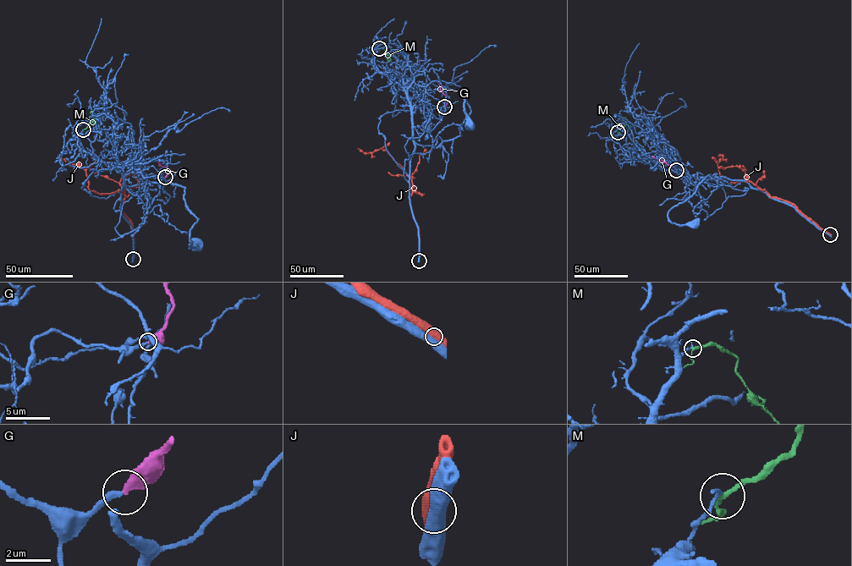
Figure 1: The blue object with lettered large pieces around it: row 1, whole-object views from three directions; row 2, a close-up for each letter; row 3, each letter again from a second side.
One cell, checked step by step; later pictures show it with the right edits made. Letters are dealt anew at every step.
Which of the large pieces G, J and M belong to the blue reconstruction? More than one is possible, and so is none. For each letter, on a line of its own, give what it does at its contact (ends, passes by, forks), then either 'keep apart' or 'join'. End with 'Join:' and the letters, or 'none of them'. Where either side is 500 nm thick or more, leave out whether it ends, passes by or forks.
G: it ends there; join
J: keep apart
M: it passes by; keep apart
Join: G

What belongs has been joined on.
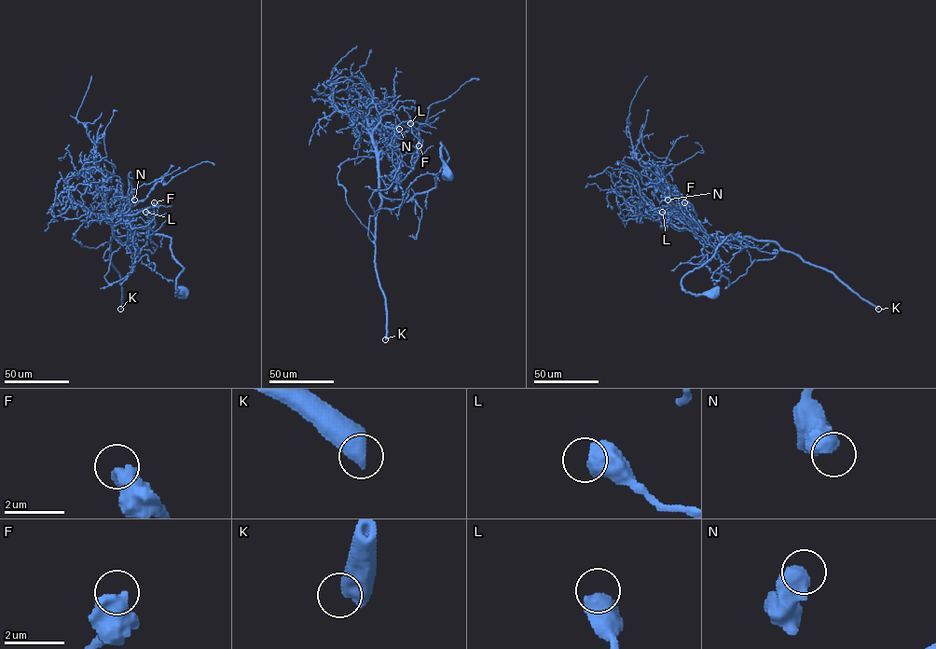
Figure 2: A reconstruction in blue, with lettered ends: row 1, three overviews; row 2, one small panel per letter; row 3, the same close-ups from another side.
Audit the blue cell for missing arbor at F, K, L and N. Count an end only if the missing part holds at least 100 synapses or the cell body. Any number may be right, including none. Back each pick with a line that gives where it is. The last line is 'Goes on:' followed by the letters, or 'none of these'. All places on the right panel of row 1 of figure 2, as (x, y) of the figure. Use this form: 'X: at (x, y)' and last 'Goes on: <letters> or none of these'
K: at (878, 309)
Goes on: K

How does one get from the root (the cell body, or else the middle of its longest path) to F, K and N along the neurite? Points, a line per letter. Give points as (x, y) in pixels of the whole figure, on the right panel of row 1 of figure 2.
F: (712, 295), (687, 292), (681, 279), (727, 236), (779, 247), (729, 283), (684, 202)
K: (712, 295), (687, 292), (681, 279), (738, 232), (735, 237), (774, 241), (832, 271), (878, 309)
N: (712, 295), (687, 292), (681, 279), (727, 236), (776, 242), (750, 247), (707, 235), (692, 204), (667, 200)

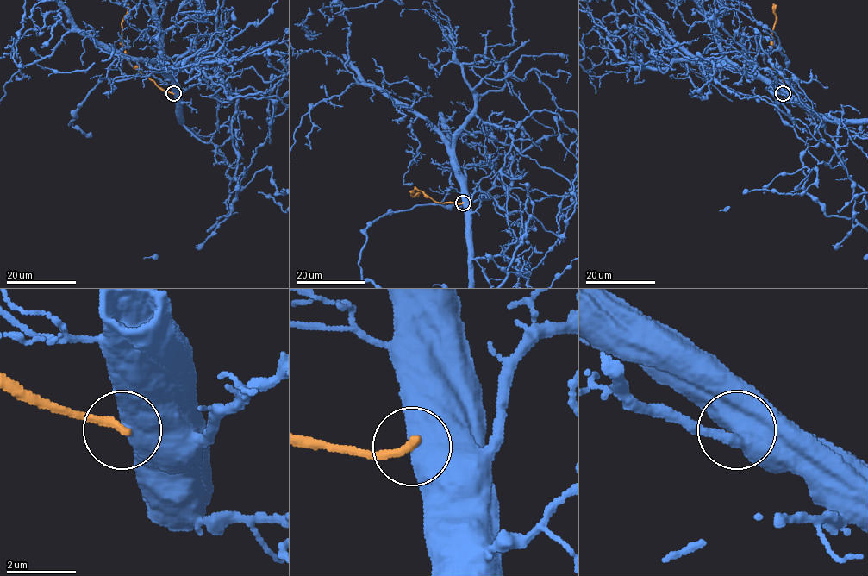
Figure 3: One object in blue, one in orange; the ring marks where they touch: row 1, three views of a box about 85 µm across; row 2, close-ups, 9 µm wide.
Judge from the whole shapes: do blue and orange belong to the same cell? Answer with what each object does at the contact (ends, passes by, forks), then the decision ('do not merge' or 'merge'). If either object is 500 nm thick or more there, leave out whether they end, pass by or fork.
do not merge

